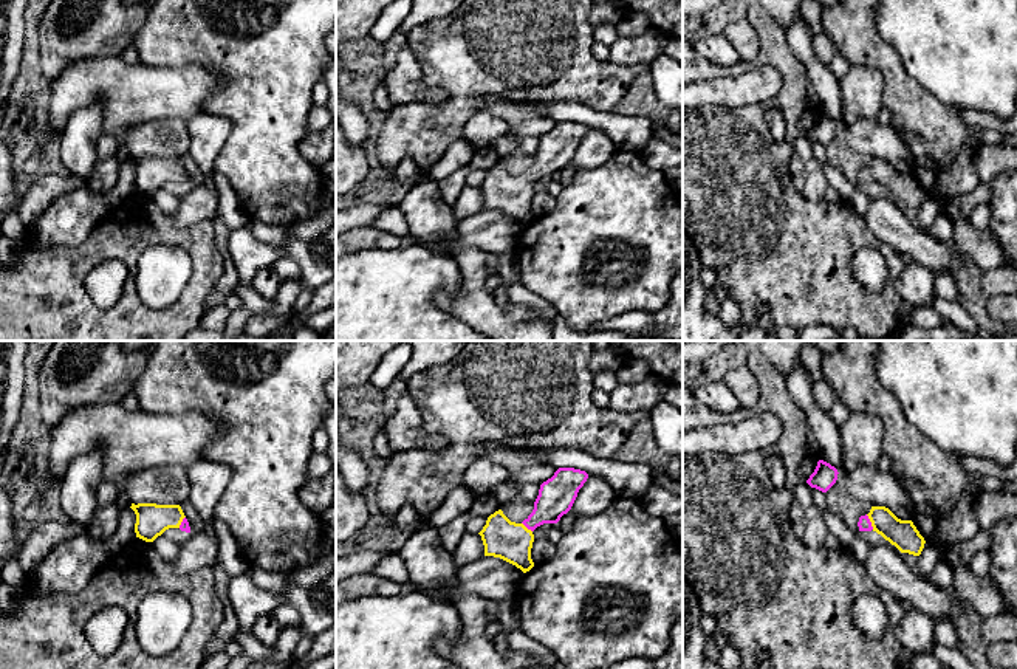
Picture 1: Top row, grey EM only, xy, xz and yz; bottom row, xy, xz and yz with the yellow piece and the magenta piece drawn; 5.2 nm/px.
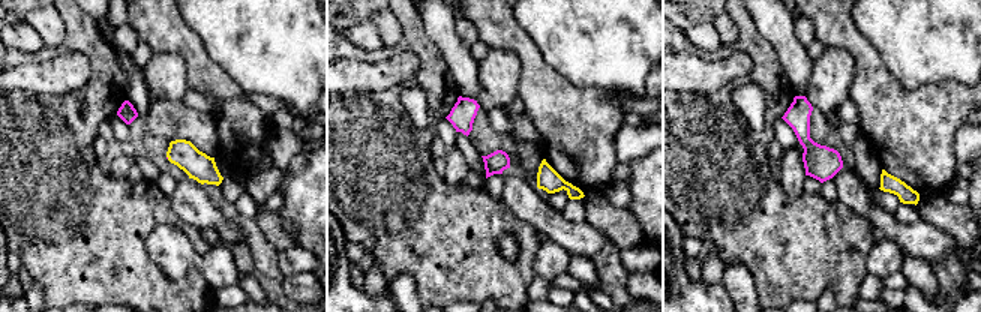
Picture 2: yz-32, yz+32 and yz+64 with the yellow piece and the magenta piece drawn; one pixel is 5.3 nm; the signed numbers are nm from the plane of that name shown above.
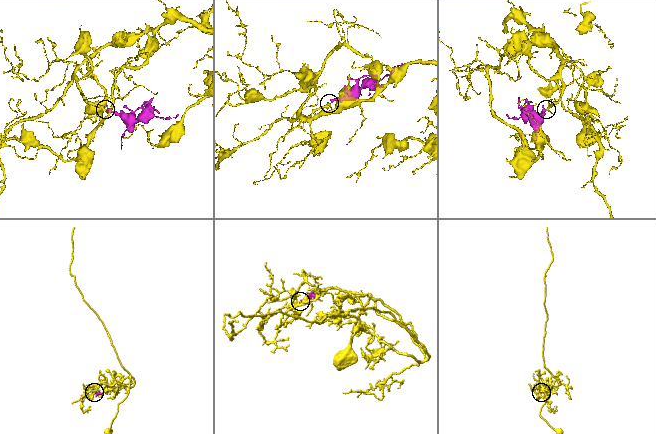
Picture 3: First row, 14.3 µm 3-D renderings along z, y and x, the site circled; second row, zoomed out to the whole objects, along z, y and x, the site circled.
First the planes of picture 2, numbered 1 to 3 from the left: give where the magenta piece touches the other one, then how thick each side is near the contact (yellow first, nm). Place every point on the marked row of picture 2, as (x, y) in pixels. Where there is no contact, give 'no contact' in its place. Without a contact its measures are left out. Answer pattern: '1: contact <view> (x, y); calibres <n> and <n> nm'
1: no contact
2: no contact
3: no contact

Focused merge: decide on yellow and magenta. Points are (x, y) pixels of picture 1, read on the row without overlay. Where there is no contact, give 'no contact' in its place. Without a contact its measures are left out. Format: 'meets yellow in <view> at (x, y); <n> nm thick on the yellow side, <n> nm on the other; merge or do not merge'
meets yellow in yz at (870, 174); 150 nm thick on the yellow side, 70 nm on the other; merge

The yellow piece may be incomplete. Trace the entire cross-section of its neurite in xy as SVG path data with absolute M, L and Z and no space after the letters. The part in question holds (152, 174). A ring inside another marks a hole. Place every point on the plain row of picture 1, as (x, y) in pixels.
M132 156L136 167L136 190L153 195L169 181L180 181L190 186L189 175L180 158Z

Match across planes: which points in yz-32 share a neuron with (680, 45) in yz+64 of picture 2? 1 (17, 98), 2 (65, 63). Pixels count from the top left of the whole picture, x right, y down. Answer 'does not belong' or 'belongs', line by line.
1: belongs
2: does not belong

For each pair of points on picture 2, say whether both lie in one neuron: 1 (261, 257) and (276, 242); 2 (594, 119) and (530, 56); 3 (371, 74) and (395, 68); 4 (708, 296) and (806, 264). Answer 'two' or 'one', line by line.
1: two
2: one
3: one
4: two

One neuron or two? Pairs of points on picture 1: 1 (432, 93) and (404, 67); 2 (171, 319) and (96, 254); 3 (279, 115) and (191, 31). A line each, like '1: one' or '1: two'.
1: one
2: one
3: one

